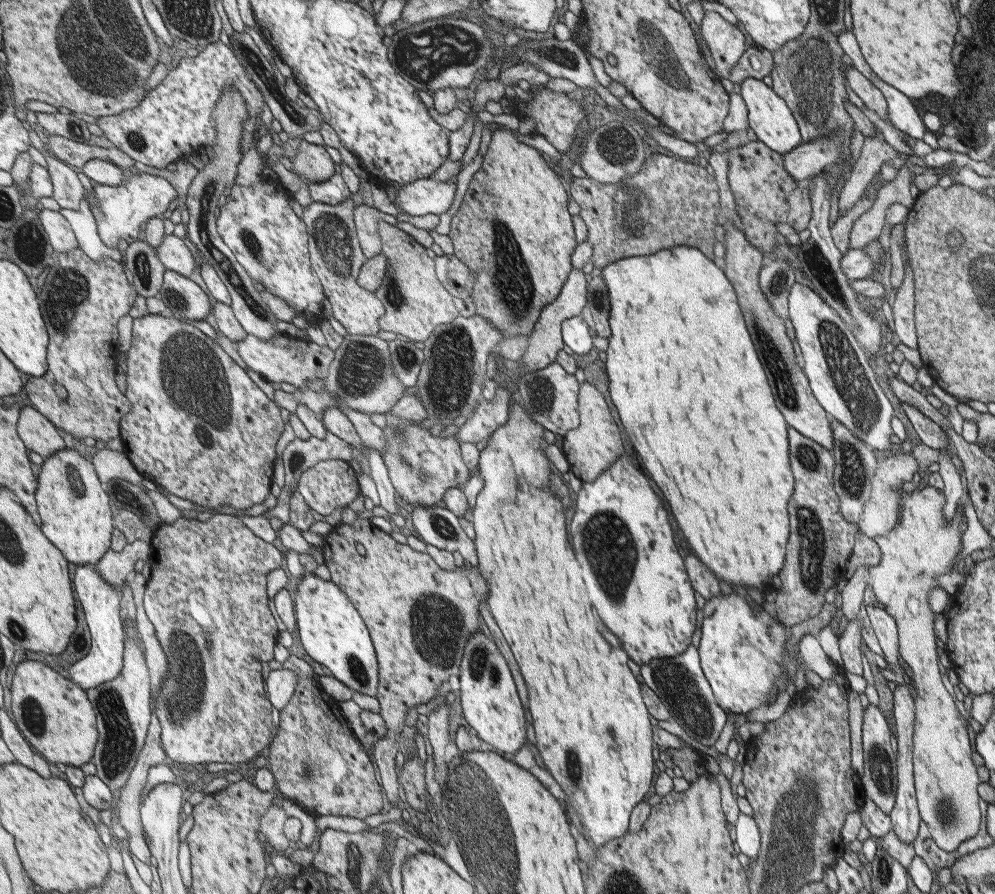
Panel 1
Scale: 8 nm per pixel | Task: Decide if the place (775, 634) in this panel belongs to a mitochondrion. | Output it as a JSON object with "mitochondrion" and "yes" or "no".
{"mitochondrion":"yes"}

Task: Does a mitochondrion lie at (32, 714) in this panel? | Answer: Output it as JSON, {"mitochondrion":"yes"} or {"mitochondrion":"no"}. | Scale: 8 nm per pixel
{"mitochondrion":"yes"}

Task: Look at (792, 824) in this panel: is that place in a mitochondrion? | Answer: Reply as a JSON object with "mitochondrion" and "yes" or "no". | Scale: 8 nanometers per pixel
{"mitochondrion":"yes"}

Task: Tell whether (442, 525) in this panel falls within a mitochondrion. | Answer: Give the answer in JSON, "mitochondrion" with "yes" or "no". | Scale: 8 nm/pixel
{"mitochondrion":"yes"}

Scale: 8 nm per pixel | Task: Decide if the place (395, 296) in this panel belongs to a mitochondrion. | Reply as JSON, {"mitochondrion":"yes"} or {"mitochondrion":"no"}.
{"mitochondrion":"yes"}

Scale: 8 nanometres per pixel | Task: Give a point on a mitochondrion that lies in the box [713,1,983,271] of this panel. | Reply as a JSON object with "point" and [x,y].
{"point":[808,69]}

